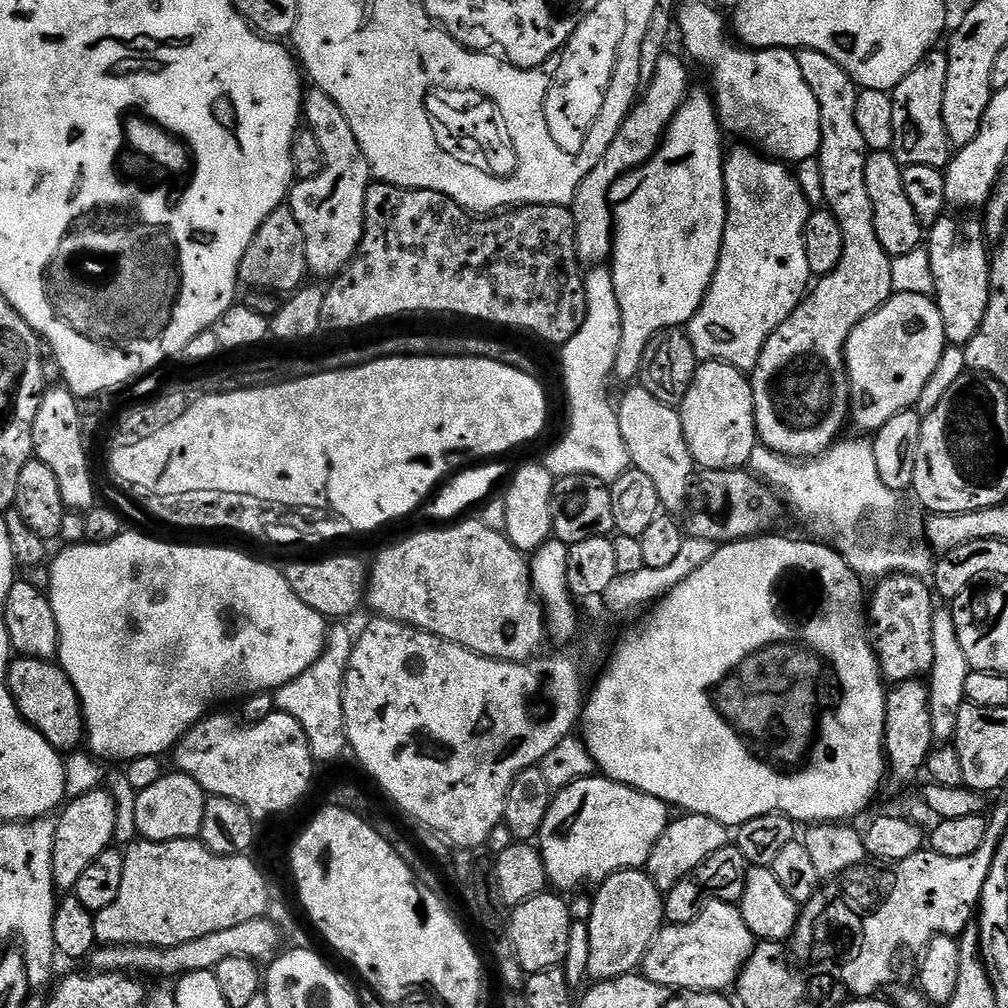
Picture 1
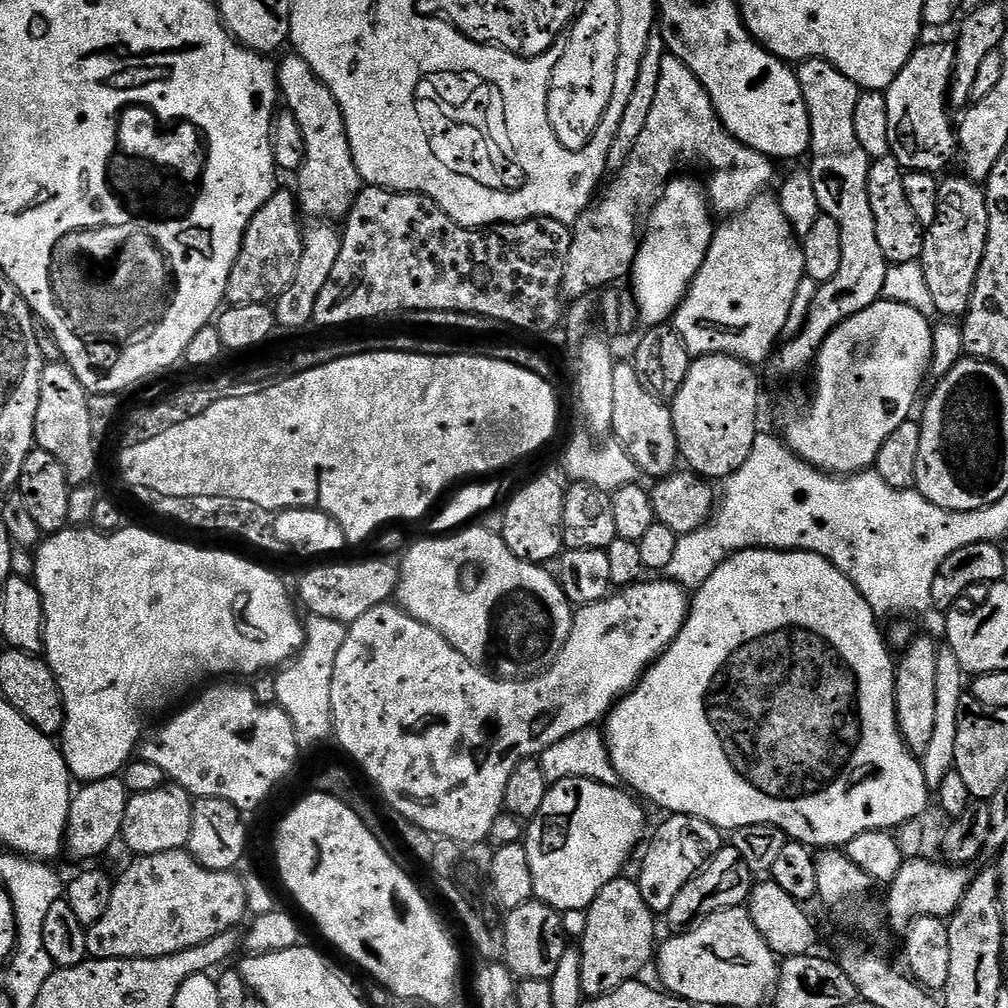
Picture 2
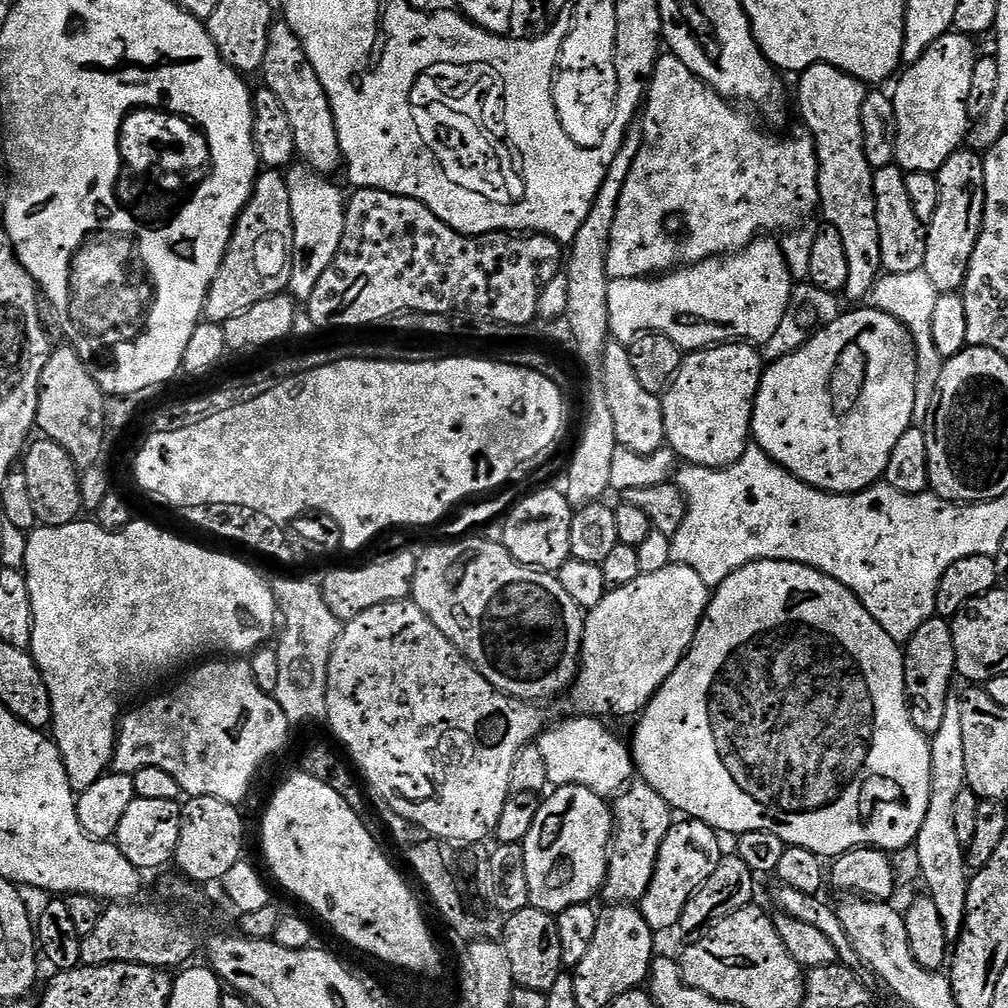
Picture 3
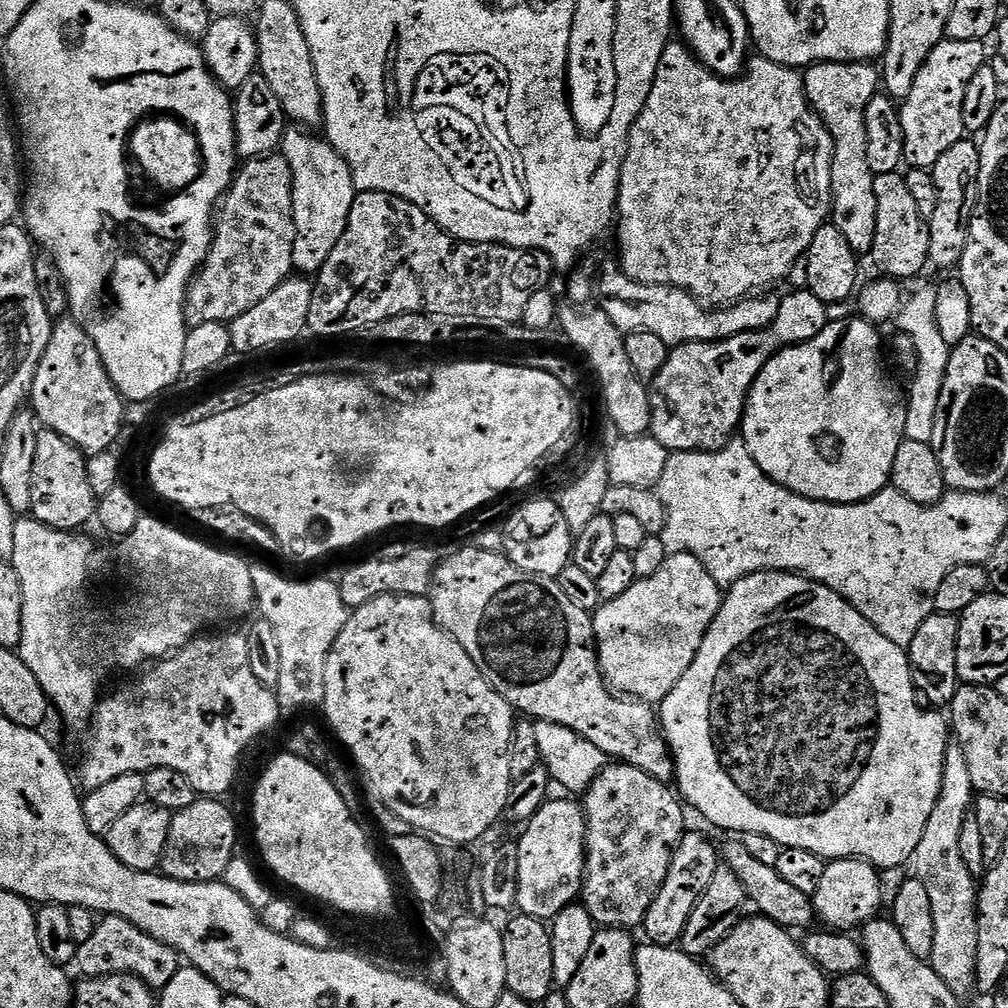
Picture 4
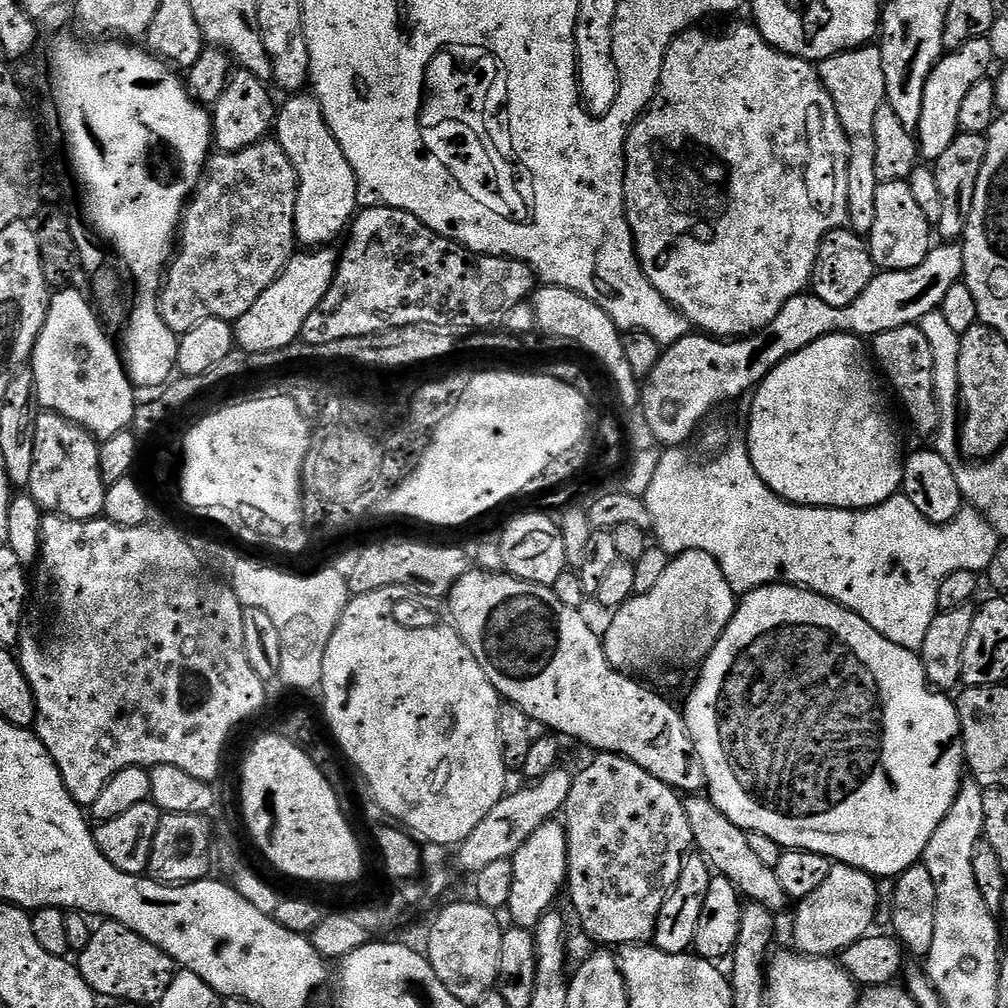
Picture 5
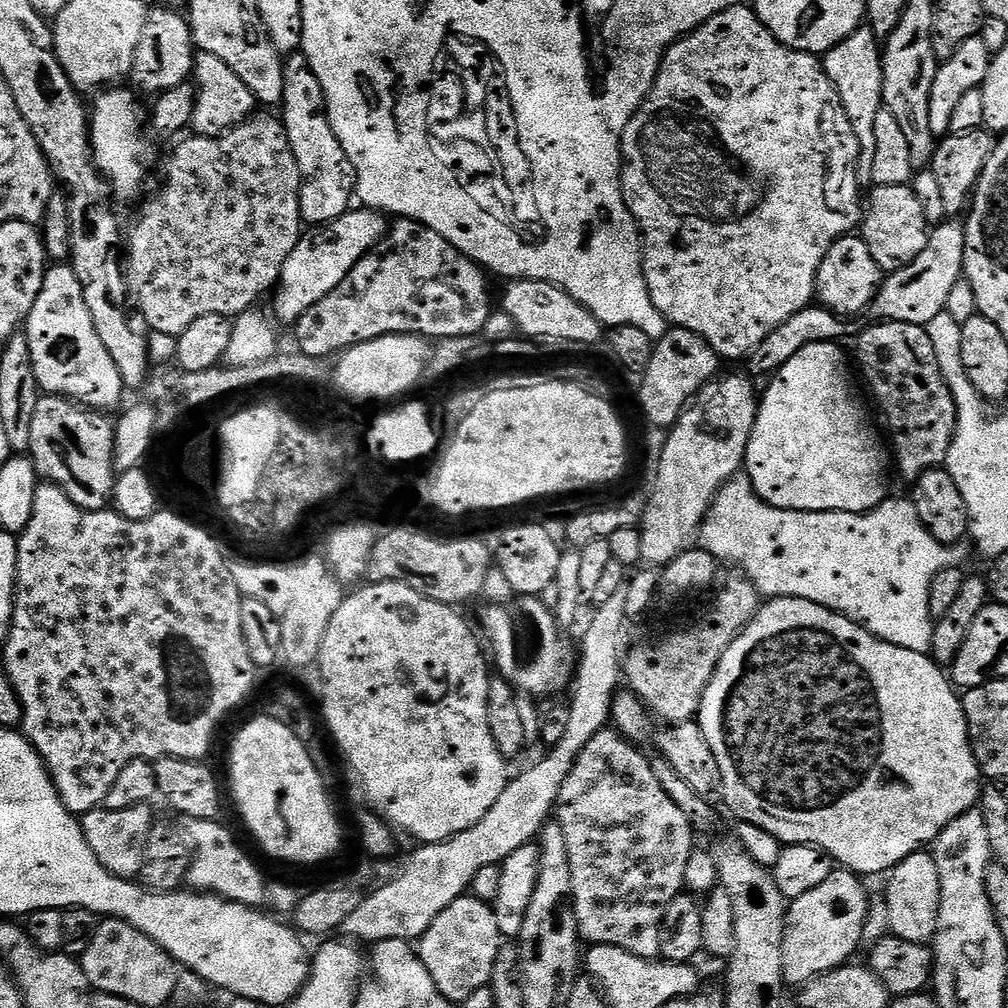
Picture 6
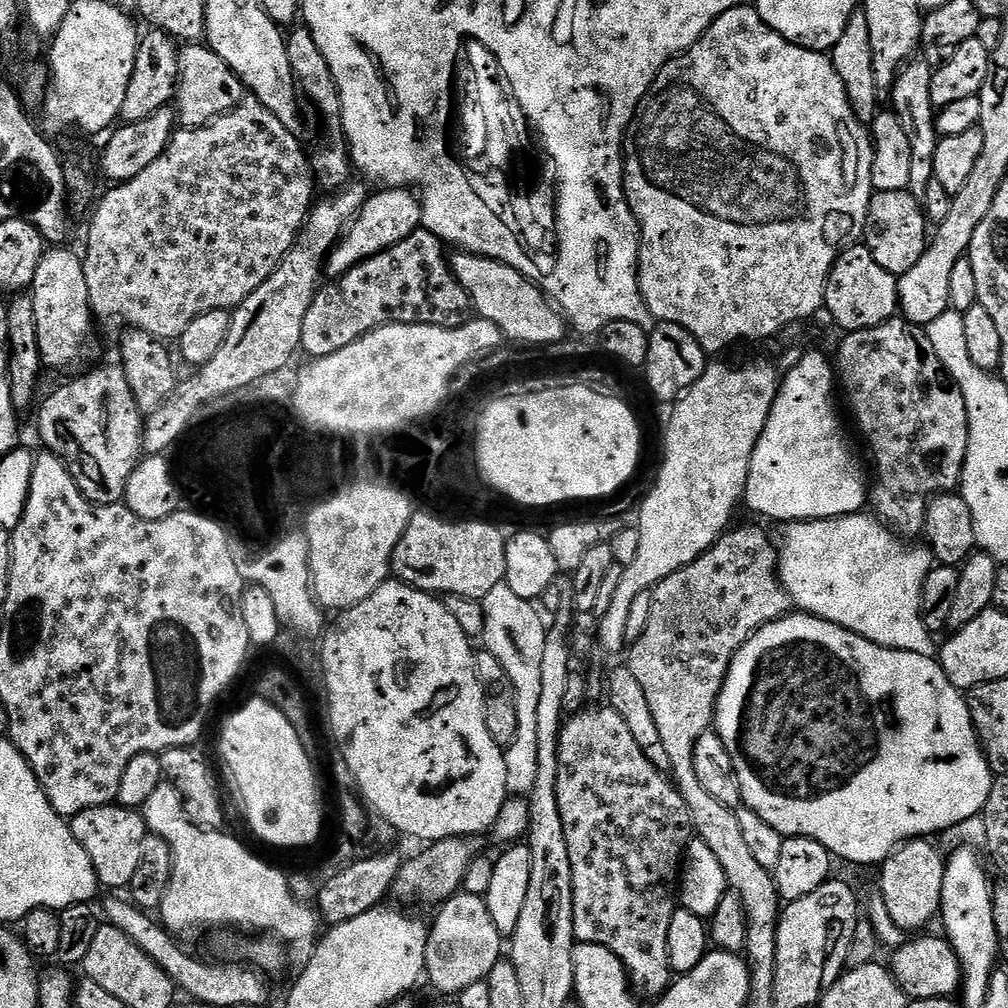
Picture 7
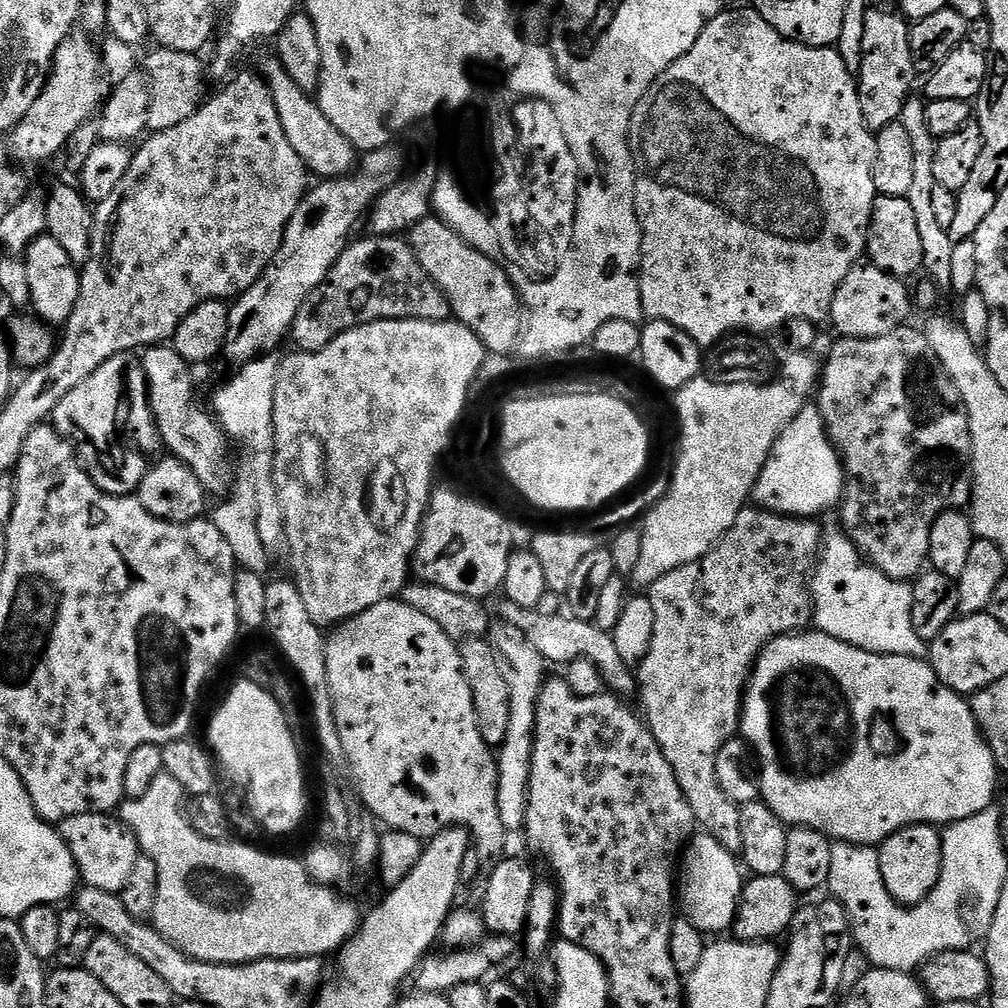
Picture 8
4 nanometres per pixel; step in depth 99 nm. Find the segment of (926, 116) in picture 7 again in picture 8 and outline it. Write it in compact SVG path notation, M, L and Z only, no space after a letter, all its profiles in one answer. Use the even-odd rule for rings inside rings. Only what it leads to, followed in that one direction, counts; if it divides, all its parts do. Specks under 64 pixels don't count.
M912 95L906 102L898 121L906 126L910 134L910 142L914 149L914 179L907 196L910 206L914 209L914 219L918 226L918 235L922 238L922 254L924 255L923 271L929 272L931 283L937 286L950 285L950 258L954 254L954 241L945 228L937 222L934 215L934 150L936 140L930 134L930 126L926 126L926 104L919 95Z

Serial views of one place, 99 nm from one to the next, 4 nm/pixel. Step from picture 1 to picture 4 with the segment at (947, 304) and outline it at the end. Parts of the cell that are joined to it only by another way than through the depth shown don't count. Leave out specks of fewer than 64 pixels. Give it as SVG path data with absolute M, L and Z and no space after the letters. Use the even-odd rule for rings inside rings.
M965 138L954 142L942 158L930 169L934 186L938 186L938 206L932 219L928 221L930 234L931 267L952 268L959 265L968 241L968 227L972 221L972 211L978 202L978 174L980 173L980 146L975 139Z

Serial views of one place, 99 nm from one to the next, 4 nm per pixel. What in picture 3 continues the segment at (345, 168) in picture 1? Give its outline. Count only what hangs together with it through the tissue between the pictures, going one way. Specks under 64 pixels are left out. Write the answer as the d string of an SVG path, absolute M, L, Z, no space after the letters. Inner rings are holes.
M273 23L270 42L266 46L263 76L263 87L269 88L278 98L278 102L282 102L282 110L286 110L290 118L297 157L315 172L336 174L332 172L341 171L338 126L334 120L334 110L330 110L330 98L326 98L326 90L322 90L322 81L314 71L314 66L310 66L310 58L306 58L306 50L302 42L298 42L298 34L294 34L294 30L290 30L288 24Z

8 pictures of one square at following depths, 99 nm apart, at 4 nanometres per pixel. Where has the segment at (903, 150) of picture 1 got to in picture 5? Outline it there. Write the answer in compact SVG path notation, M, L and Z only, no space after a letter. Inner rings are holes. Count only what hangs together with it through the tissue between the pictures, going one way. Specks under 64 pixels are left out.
M987 38L971 40L960 48L945 51L944 55L930 70L930 78L926 78L926 90L922 94L922 114L914 129L918 141L918 152L925 161L934 162L954 142L960 132L958 113L962 110L962 102L966 93L974 87L974 82L985 79L994 65L994 57Z

